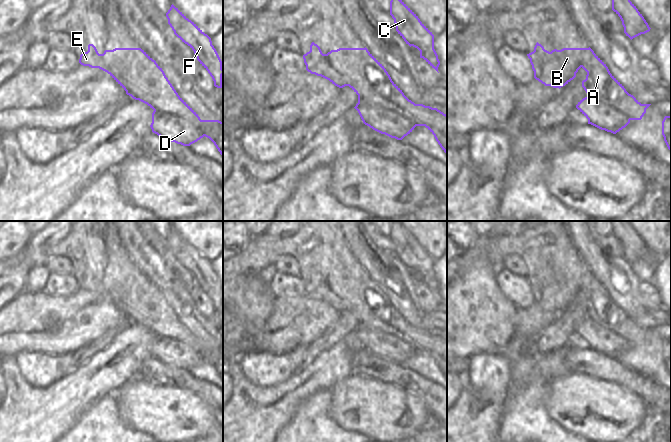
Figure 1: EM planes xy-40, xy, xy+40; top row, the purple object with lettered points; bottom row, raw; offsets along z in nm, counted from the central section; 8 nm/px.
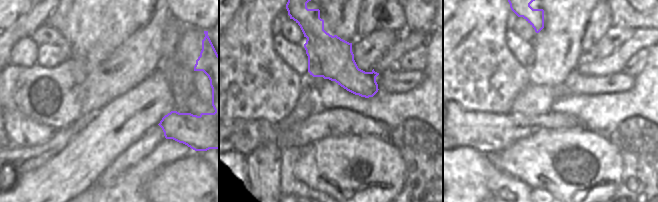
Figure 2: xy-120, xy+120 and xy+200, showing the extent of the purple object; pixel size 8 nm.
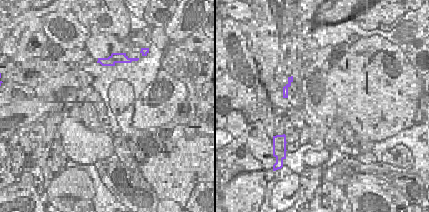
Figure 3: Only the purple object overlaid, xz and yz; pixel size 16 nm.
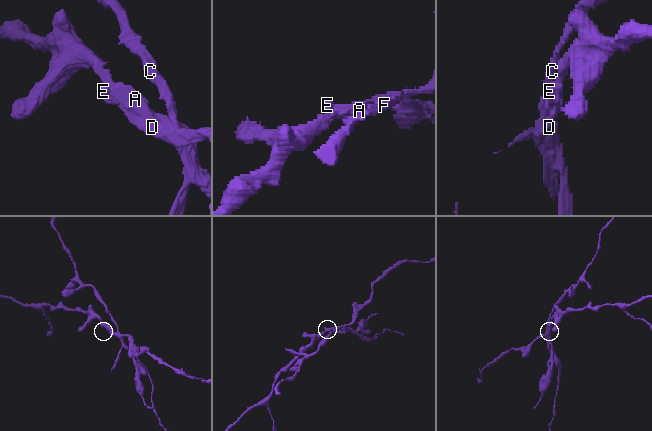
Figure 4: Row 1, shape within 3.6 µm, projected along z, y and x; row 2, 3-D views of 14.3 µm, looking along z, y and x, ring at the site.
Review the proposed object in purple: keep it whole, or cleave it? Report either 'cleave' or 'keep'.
cleave

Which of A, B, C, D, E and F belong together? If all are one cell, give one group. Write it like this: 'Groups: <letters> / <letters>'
Groups: A B C E F / D

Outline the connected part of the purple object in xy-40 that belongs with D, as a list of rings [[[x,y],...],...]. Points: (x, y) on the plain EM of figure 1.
[[[160,334],[153,335],[150,351],[161,362],[183,370],[190,370],[204,361],[202,353],[189,344]]]

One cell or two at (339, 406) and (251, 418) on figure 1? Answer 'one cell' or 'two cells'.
two cells

